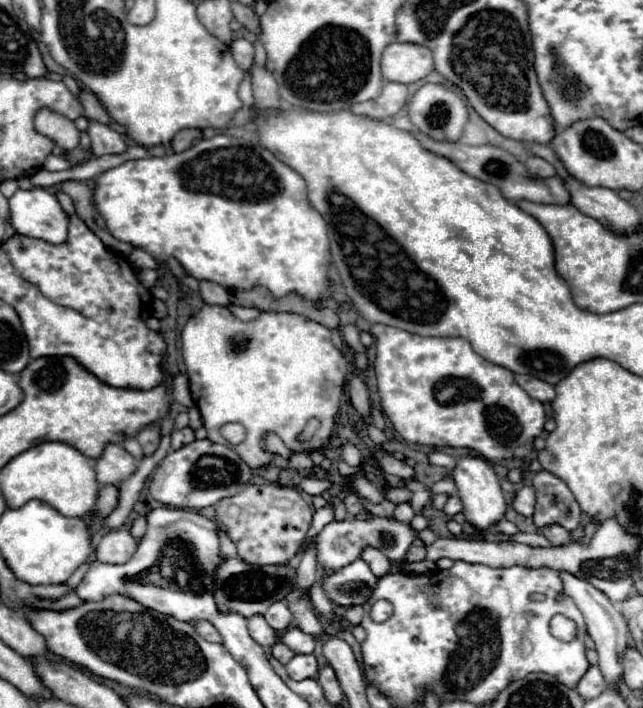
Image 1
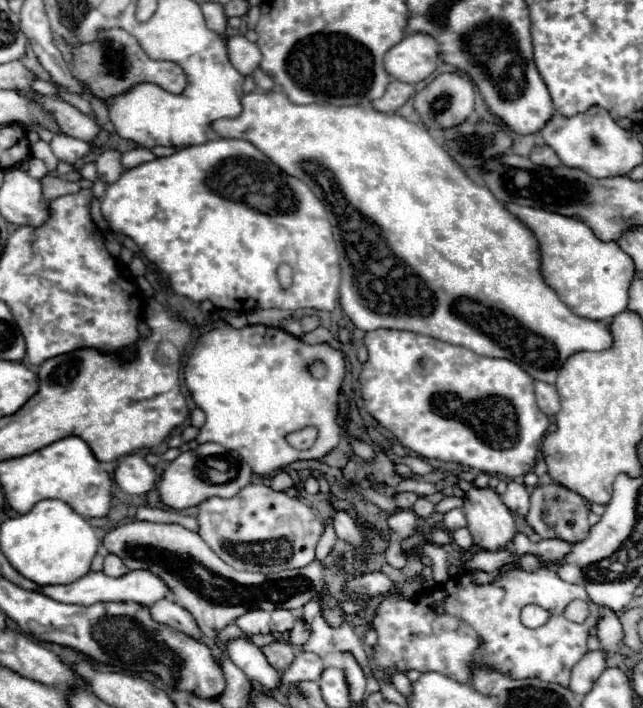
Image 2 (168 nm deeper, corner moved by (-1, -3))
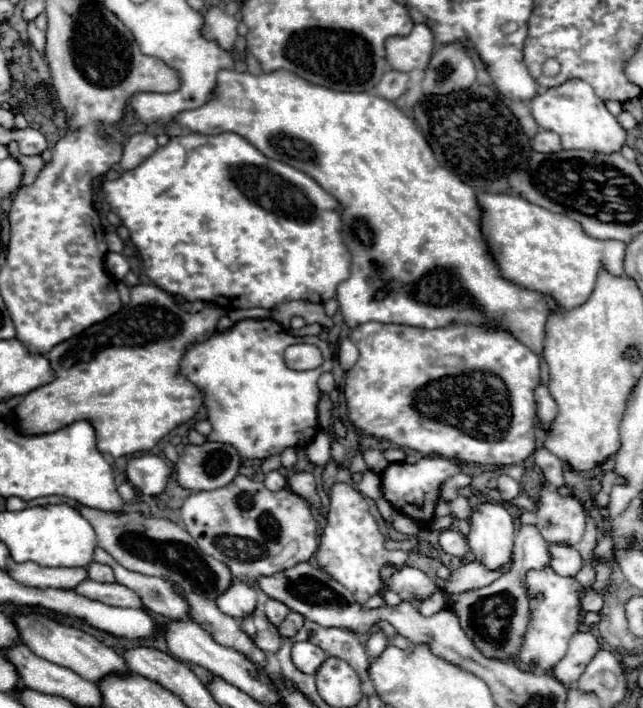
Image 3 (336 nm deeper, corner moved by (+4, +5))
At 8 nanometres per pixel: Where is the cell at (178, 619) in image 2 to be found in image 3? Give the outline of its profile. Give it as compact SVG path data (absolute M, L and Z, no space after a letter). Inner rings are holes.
M83 580L77 588L75 588L77 594L81 596L87 596L91 600L97 600L97 602L103 602L103 604L109 604L109 606L123 606L123 608L143 608L139 596L113 582L113 584L101 584L101 582L93 582L93 580Z

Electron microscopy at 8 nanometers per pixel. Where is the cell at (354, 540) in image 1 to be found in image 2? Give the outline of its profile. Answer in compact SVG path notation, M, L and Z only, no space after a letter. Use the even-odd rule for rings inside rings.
M318 594L318 596L314 596L314 598L302 608L302 618L304 618L306 622L310 622L310 620L320 612L320 600L322 600L322 596Z

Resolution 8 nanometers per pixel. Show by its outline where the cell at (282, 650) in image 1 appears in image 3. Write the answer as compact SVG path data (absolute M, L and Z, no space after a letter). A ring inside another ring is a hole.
M259 612L241 618L241 628L251 636L251 640L267 654L275 654L281 646L281 636L277 628Z

